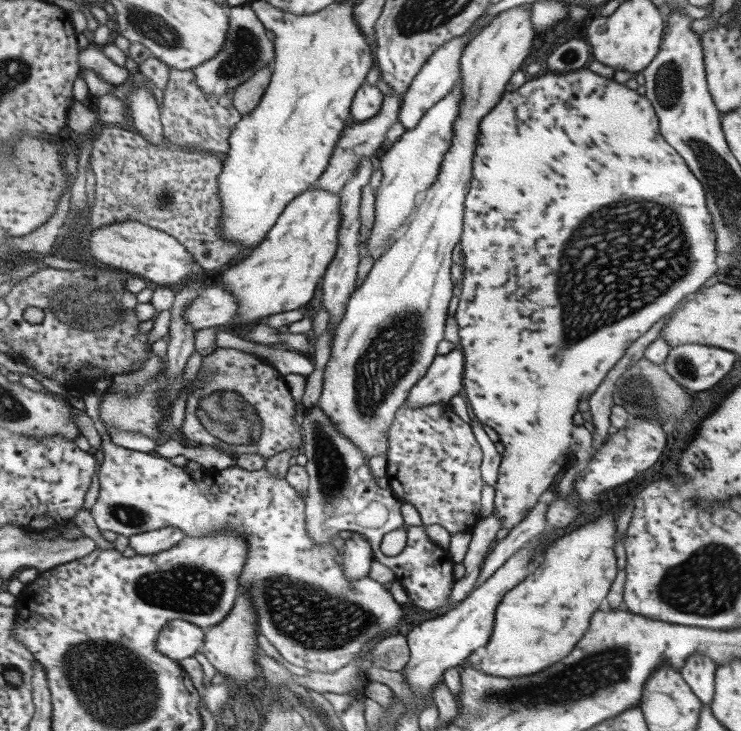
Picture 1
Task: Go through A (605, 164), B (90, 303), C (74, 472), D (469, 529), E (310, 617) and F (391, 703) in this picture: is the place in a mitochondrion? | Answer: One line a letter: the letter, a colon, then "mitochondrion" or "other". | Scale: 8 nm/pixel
A: other
B: mitochondrion
C: other
D: other
E: mitochondrion
F: other

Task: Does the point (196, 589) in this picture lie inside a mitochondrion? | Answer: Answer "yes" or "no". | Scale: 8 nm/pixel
yes

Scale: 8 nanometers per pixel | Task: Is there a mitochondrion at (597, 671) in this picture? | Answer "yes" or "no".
yes

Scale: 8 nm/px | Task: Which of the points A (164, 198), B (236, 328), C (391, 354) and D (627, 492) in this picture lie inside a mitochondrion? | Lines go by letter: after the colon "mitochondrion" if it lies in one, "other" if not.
A: mitochondrion
B: other
C: mitochondrion
D: other

